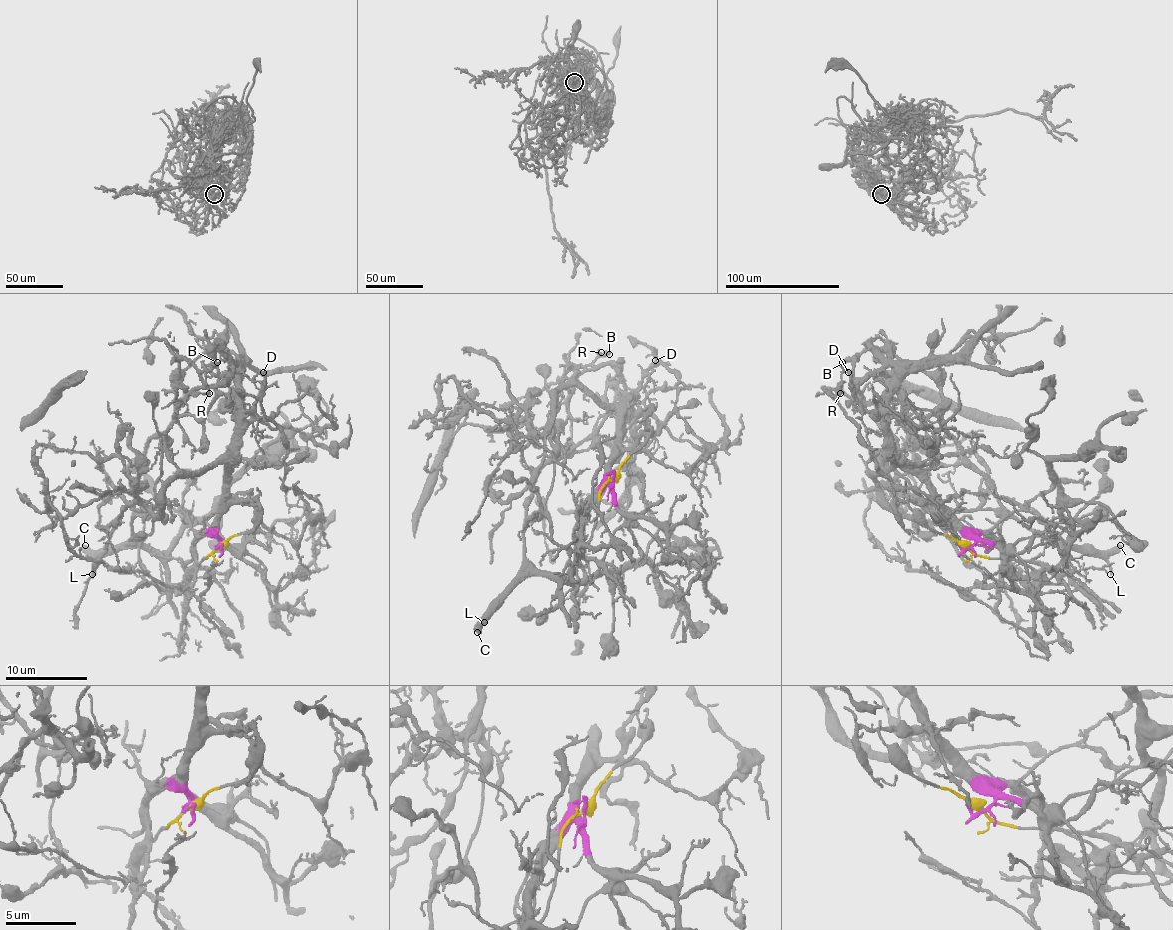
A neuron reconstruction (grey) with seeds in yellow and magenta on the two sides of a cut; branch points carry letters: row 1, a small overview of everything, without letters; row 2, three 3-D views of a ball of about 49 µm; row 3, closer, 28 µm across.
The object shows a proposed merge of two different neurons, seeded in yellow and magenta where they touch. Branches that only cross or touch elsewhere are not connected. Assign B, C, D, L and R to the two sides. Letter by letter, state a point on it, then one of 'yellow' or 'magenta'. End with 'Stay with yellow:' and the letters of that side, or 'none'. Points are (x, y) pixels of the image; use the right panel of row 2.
B: at (842, 362); magenta
C: at (1120, 545); yellow
D: at (848, 372); magenta
L: at (1110, 574); yellow
R: at (840, 393); magenta
Stay with yellow: C, L

